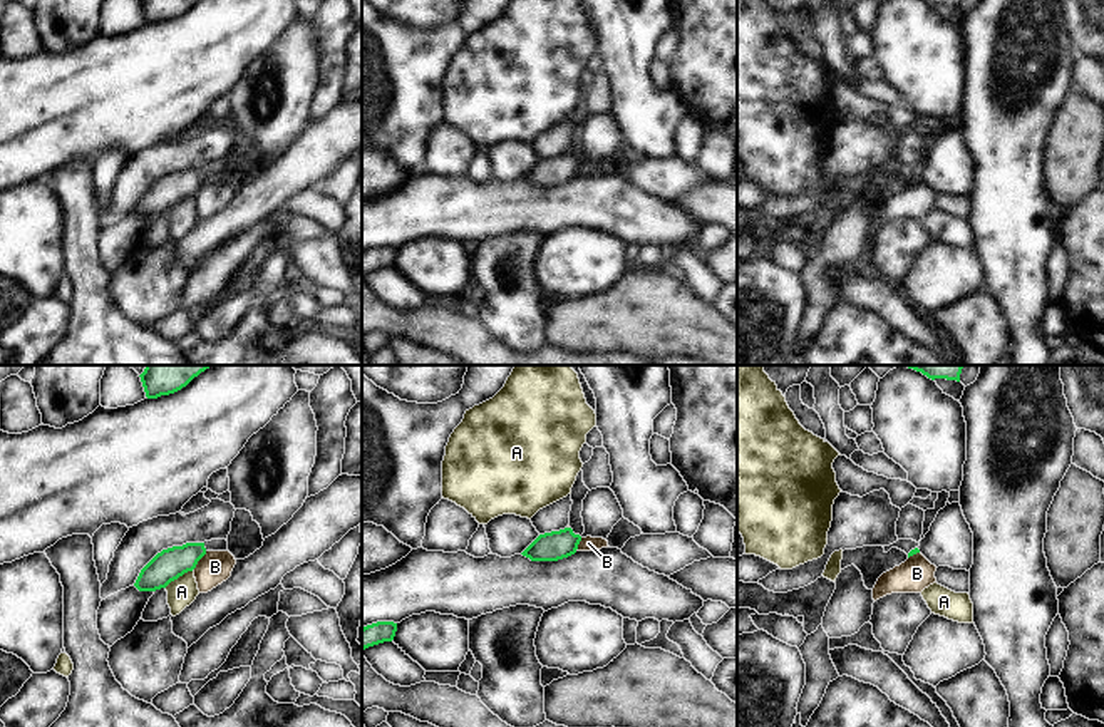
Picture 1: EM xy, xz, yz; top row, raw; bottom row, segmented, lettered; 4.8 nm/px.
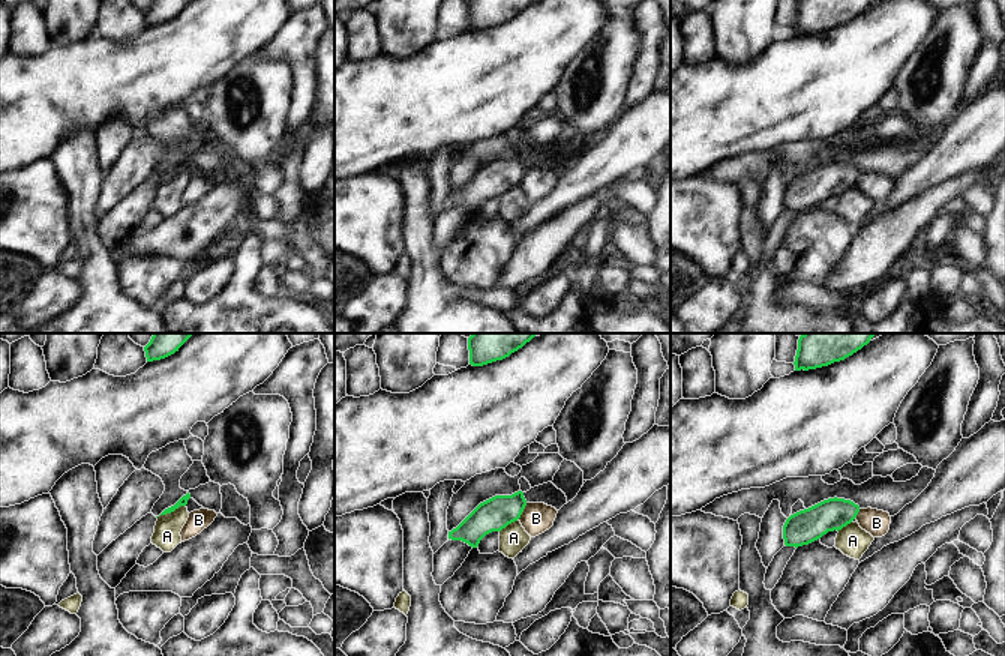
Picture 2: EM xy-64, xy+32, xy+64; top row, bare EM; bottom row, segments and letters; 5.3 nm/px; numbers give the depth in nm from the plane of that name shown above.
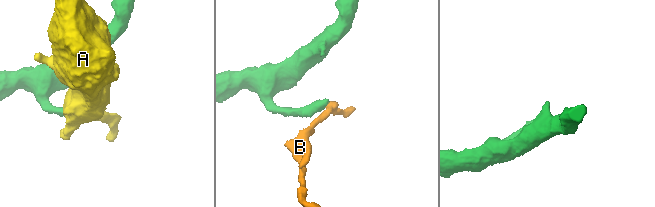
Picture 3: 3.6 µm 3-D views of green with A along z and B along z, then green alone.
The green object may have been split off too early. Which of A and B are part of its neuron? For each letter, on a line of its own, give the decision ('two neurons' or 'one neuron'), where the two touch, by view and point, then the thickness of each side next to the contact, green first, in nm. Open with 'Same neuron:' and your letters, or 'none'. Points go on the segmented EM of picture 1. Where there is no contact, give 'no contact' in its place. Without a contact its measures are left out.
Same neuron: none
A: two neurons; contact xy (178, 577); calibres 150 and 140 nm
B: two neurons; contact xy (198, 560); calibres 150 and 160 nm

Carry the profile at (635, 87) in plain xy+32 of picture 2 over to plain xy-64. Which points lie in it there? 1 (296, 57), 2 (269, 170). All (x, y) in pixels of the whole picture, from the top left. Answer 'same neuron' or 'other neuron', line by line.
1: same neuron
2: other neuron

